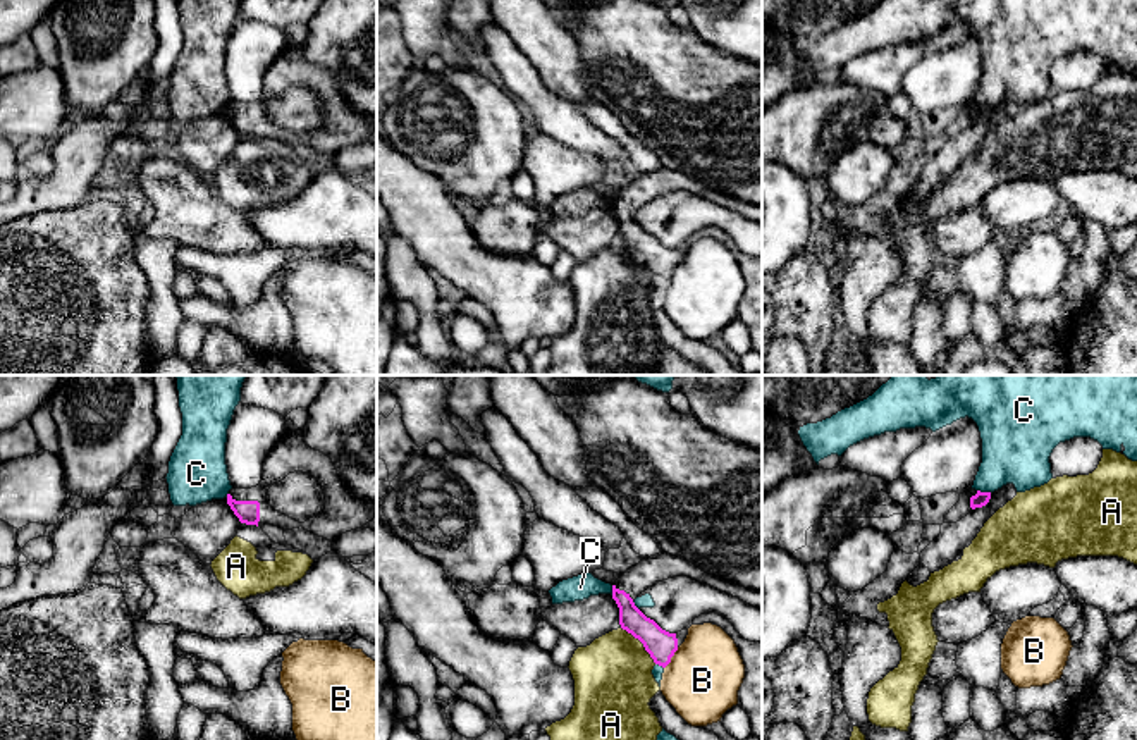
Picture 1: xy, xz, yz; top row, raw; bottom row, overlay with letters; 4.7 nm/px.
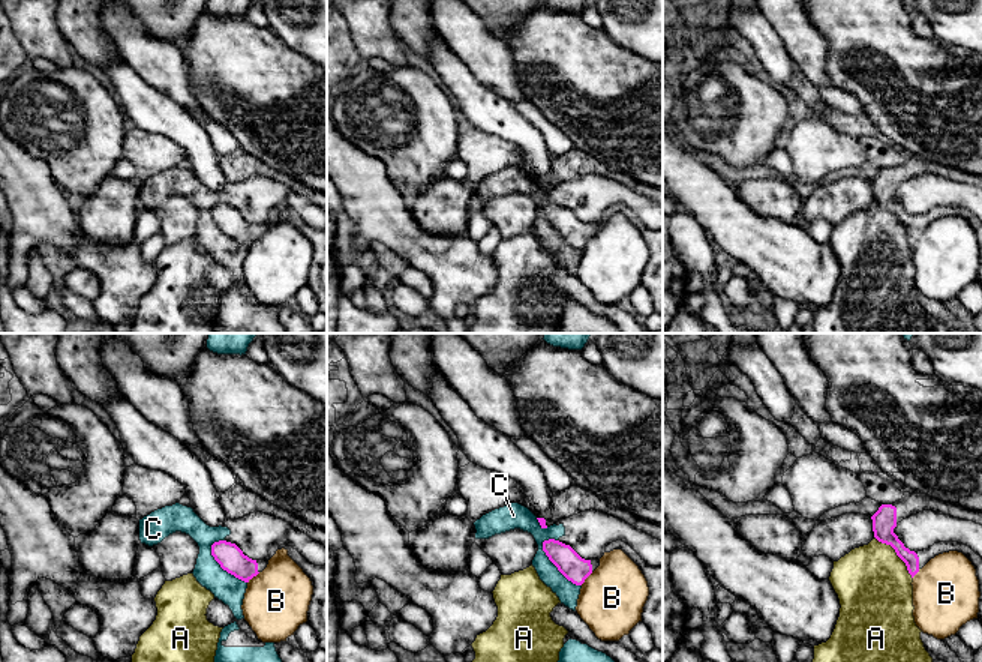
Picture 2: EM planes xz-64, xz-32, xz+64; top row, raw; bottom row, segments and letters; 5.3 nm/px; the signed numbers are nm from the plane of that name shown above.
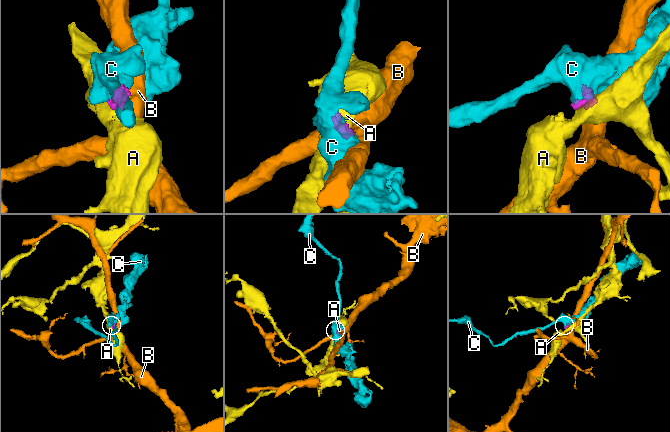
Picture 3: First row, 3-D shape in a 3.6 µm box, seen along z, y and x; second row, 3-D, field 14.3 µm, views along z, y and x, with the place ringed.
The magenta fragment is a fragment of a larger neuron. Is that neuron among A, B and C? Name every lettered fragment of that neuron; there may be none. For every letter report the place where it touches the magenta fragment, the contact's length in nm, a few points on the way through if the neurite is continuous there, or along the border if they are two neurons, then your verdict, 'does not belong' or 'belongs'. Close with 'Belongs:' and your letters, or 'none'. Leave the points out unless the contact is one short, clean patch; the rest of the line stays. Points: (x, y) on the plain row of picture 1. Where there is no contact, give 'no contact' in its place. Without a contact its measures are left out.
A: contact xz (642, 257); length 240 nm; border xz (621, 241), (642, 258), (656, 277); does not belong
B: contact xz (671, 271); length 120 nm; border xz (678, 262), (664, 283); does not belong
C: contact yz (984, 107); length 70 nm; does not belong
Belongs: none

